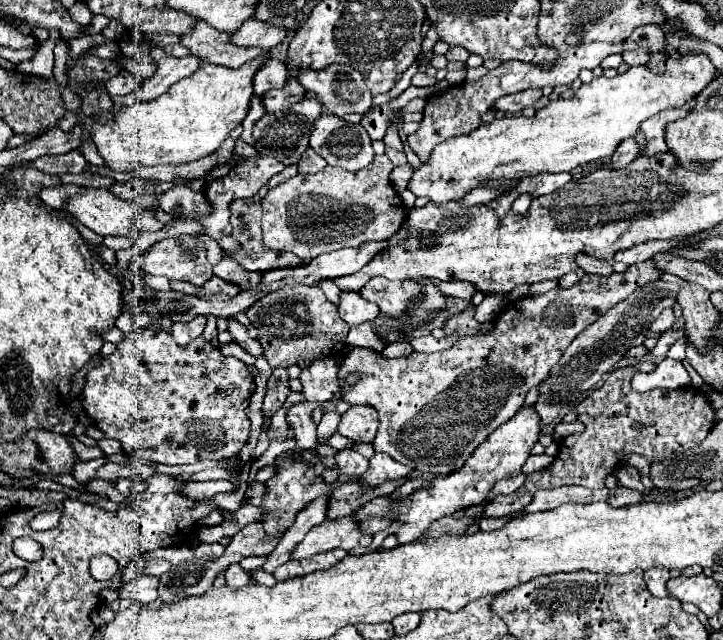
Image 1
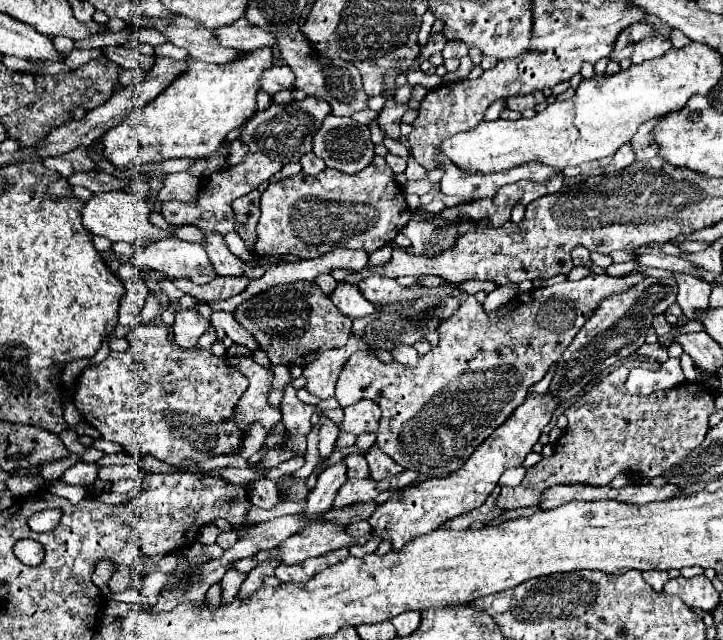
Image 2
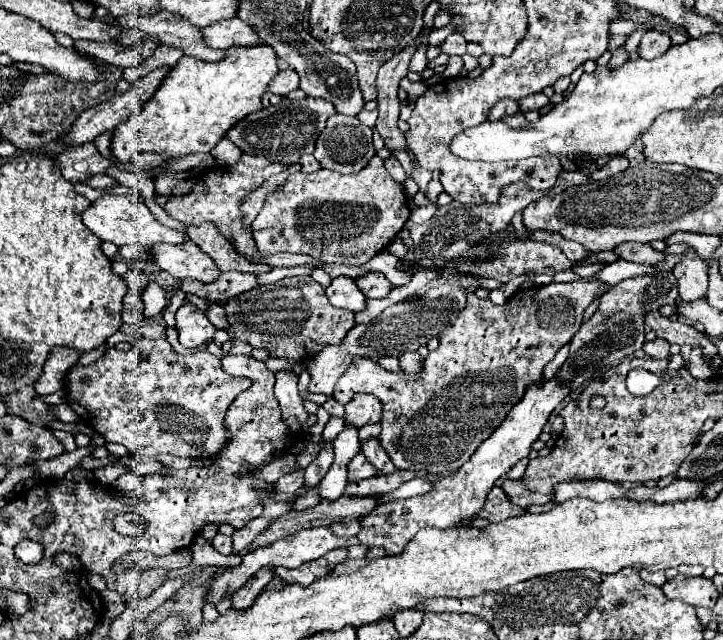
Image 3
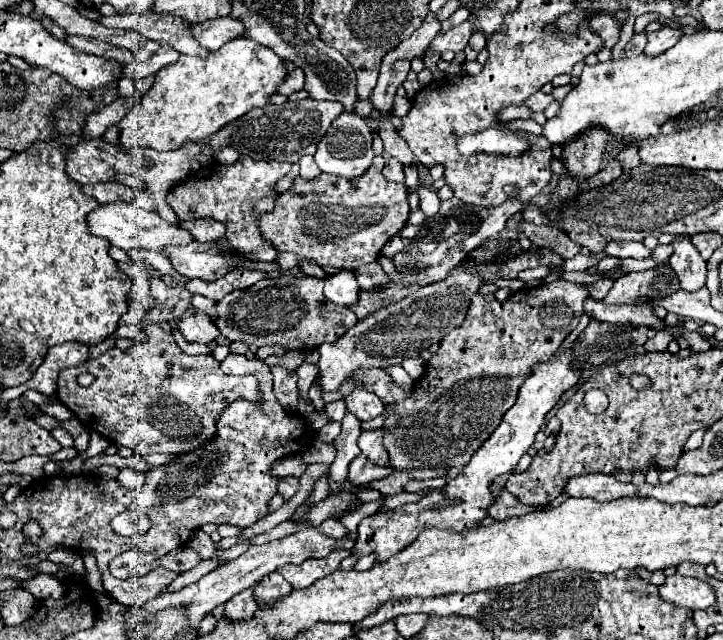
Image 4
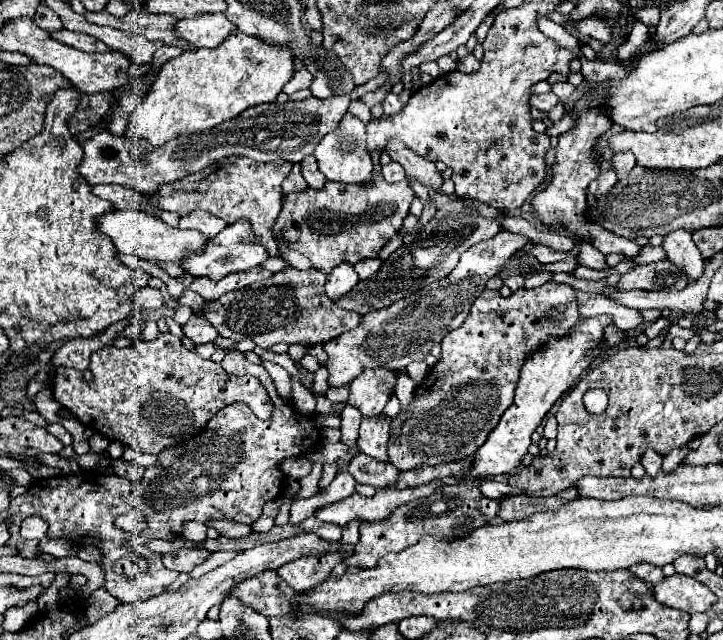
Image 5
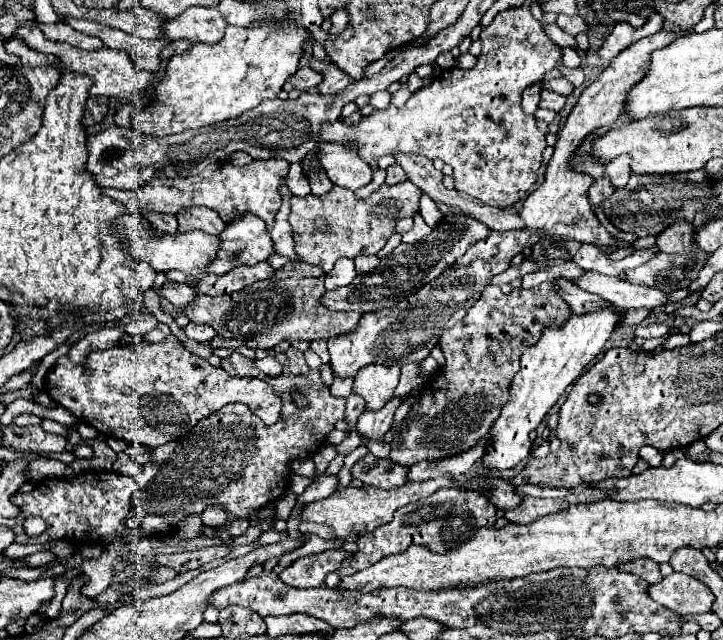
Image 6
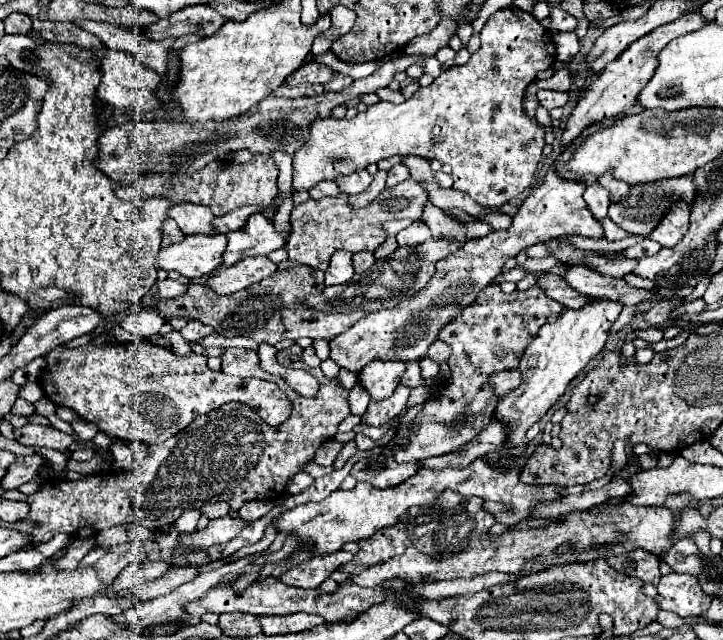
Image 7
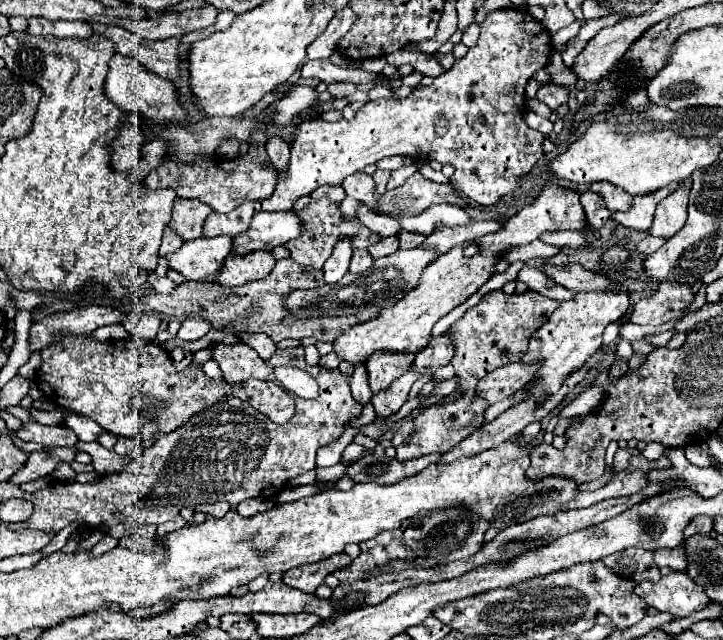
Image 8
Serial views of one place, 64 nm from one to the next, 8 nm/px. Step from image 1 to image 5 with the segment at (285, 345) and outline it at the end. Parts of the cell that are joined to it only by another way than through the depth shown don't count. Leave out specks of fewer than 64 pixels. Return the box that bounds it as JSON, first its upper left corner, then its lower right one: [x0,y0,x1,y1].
[200,268,360,348]

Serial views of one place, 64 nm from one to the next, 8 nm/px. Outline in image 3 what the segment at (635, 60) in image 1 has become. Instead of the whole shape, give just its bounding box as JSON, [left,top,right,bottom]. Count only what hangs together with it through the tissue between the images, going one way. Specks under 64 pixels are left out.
[638,32,672,60]

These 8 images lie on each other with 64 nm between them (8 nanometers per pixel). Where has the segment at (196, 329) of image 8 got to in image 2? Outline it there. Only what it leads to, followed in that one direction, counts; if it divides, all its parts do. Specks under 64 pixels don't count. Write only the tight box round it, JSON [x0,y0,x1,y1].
[172,310,210,348]

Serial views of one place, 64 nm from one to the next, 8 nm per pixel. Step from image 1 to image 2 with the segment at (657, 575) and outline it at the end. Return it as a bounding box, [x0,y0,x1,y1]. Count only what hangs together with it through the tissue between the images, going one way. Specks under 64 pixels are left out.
[642,570,668,592]

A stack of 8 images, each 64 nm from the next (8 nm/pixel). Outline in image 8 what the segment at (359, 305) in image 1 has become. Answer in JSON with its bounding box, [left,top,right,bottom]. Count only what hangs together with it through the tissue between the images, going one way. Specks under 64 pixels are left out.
[324,240,352,284]

